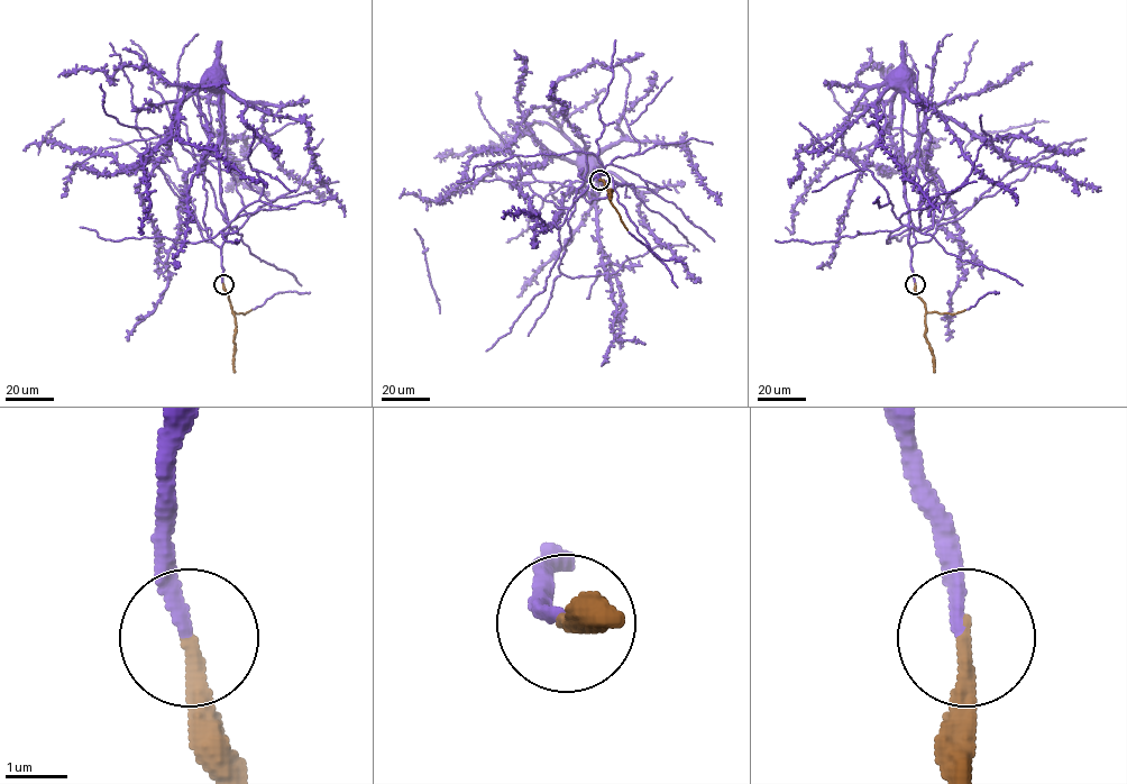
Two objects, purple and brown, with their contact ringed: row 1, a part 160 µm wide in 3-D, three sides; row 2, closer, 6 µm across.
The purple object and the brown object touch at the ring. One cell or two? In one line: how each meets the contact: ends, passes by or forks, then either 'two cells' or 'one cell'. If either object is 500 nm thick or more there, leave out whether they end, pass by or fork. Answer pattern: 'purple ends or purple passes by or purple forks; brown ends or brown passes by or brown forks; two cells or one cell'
purple ends; brown ends; one cell

